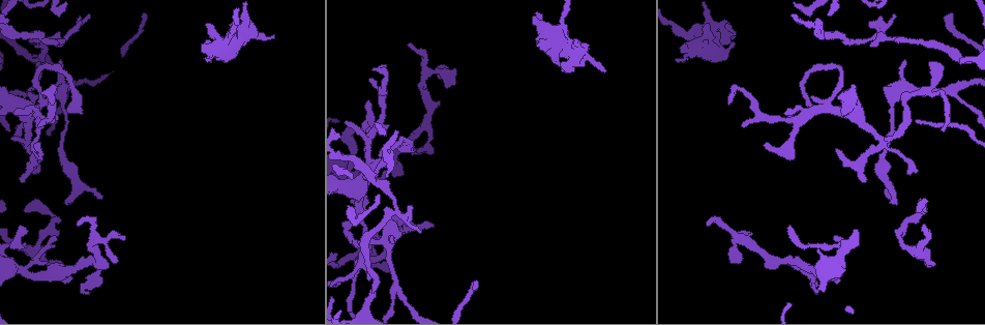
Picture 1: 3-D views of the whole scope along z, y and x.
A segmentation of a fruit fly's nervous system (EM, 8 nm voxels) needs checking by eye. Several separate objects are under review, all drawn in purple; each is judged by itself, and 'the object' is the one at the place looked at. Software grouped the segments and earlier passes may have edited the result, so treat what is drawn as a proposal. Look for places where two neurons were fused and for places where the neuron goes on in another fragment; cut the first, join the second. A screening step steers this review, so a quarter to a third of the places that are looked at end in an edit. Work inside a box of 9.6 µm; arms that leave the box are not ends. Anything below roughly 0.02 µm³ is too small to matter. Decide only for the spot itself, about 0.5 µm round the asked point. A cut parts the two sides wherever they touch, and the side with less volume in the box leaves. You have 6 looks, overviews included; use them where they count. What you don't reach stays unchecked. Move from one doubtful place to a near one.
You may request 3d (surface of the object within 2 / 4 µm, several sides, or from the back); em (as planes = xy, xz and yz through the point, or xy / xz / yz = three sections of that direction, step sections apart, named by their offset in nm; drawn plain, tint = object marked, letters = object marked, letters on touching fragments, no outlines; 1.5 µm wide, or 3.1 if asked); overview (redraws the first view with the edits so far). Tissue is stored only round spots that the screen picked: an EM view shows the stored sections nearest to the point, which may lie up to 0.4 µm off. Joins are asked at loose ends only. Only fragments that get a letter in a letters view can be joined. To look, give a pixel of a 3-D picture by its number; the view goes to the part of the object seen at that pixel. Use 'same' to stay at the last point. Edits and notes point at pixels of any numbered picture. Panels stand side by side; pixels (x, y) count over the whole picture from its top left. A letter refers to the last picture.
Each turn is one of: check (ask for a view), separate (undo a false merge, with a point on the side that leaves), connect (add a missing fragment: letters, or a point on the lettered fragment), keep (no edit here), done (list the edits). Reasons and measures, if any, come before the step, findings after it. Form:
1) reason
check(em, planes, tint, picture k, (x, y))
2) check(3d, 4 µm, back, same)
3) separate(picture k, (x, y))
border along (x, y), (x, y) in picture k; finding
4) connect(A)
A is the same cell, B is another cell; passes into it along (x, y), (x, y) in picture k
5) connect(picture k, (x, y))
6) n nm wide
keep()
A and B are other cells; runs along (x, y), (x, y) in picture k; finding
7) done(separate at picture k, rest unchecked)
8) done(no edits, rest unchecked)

branch stops here
check(em, planes, tint, picture 1, (18, 227))

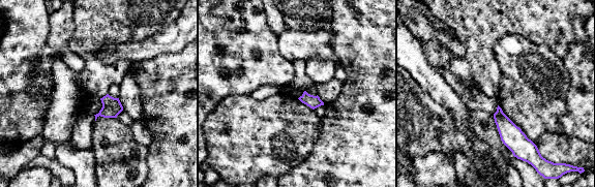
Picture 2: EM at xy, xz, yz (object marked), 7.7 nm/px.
check(em, planes, letters, same)

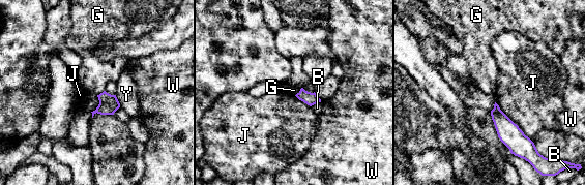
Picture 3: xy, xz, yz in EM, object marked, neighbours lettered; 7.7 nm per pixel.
90 nm wide; J touches over 440 nm
keep()
B, G, J, W and Y are other cells; no lettered fragment goes on from it

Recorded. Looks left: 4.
thin end
check(3d, 4 µm, picture 1, (384, 67))

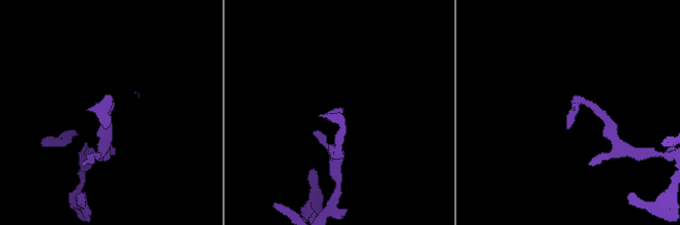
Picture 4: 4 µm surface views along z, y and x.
check(em, xy, step 8, letters, picture 4, (566, 126))

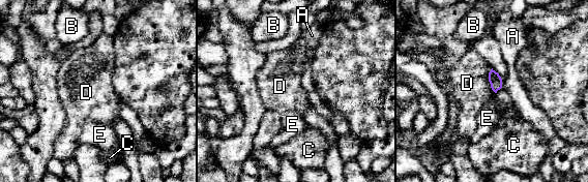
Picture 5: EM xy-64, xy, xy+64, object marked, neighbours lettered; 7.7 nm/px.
100 nm wide
keep()
A, B, C, D and E are other cells; border along (491, 68), (489, 83), (495, 93) in picture 5; none of them fits

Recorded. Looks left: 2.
branch stops here
check(3d, 2 µm, picture 1, (681, 48))

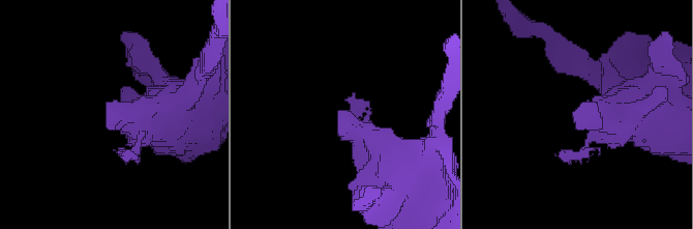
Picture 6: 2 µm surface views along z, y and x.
check(em, planes, letters, picture 6, (343, 111))

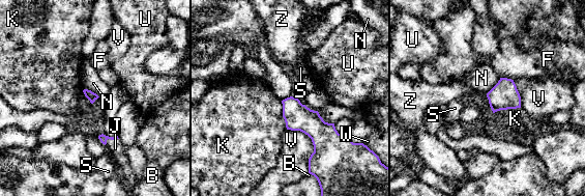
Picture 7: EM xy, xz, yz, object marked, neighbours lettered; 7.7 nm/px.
connect(J)
J is the same cell, B, F, K, N, S, U, V, W and Z are other cells; passes into it along (103, 138), (110, 138), (115, 148) in picture 7; the neuron continues

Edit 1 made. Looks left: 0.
done(connect at picture 7, rest unchecked)

